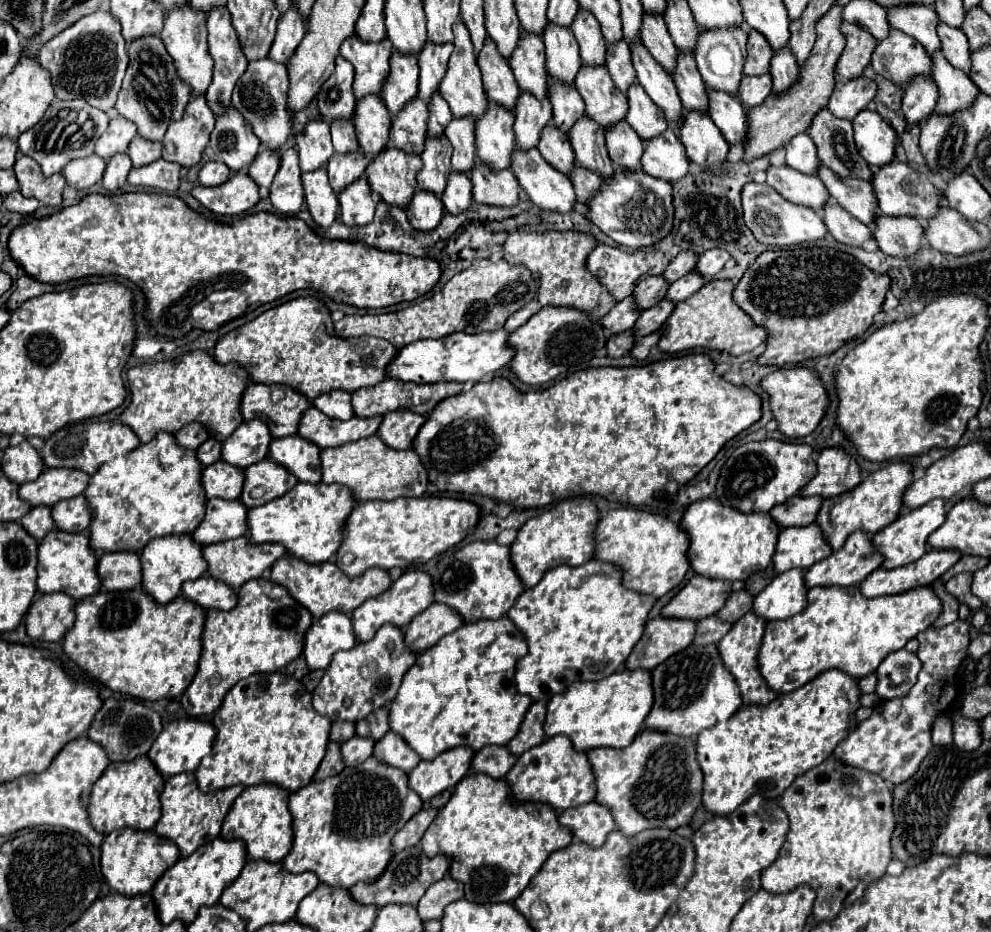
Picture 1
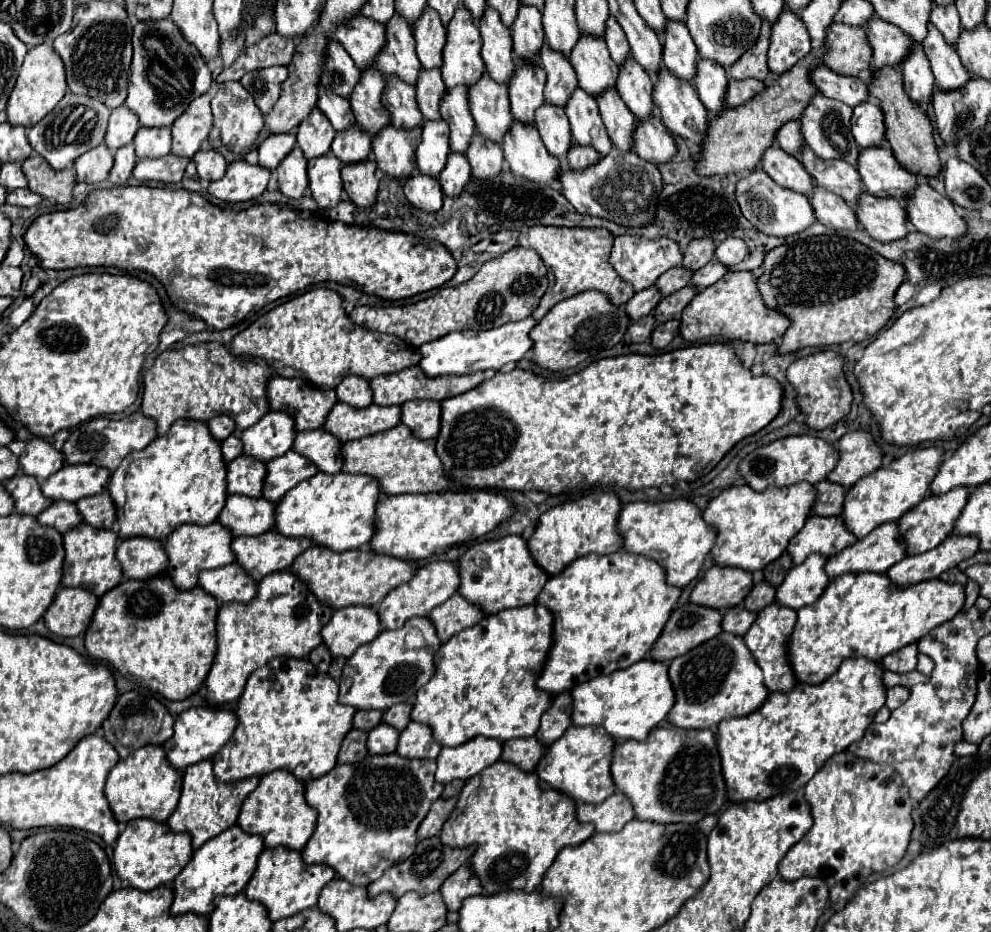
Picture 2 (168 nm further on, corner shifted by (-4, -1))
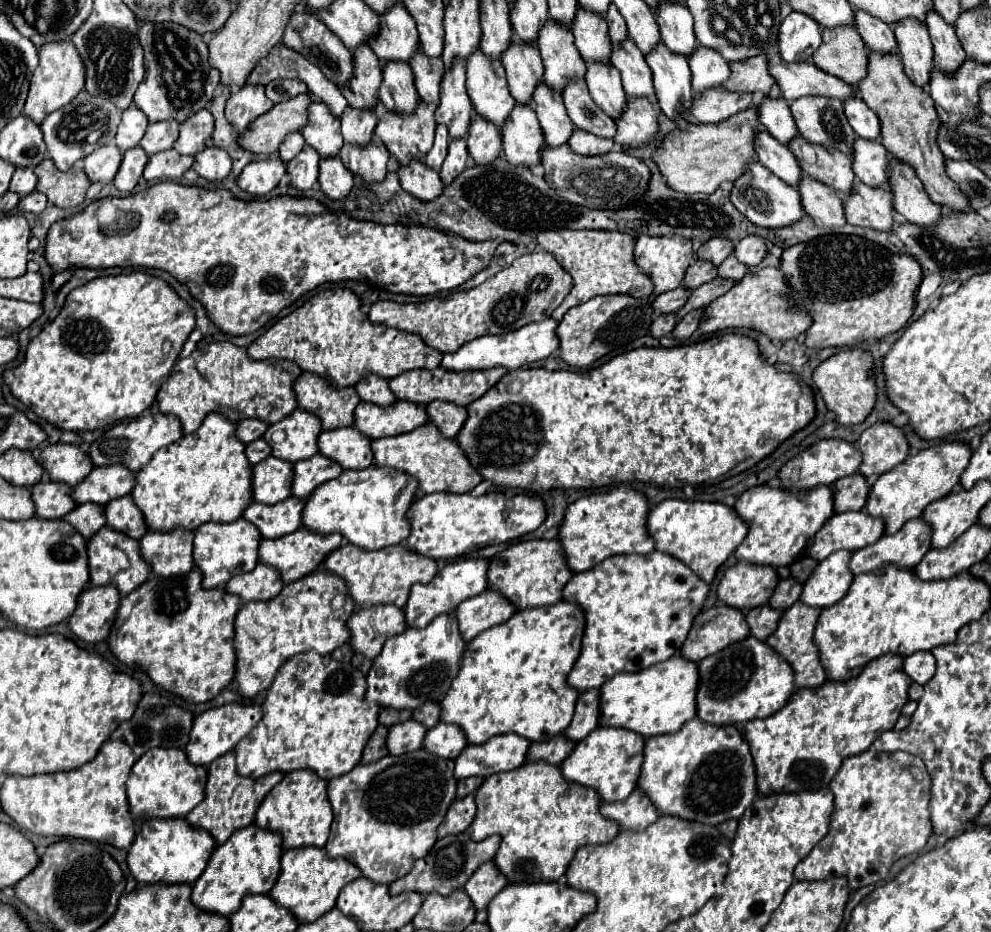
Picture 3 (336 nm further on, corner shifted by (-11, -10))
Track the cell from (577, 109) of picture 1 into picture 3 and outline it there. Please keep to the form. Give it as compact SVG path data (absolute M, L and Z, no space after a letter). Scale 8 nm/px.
M548 18L548 24L540 30L538 50L544 62L544 82L556 92L564 92L566 84L572 80L584 80L586 64L574 46L574 36L570 30L560 28Z

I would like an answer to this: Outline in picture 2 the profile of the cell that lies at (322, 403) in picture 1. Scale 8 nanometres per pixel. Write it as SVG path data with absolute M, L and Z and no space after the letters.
M345 377L341 385L337 385L337 397L343 403L349 403L353 407L369 407L373 403L373 393L369 387L369 379L365 377Z

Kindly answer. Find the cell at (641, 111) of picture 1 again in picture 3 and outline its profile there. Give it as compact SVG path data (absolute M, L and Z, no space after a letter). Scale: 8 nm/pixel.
M626 40L624 44L620 44L620 48L612 46L610 60L620 70L622 86L630 100L654 94L652 72L646 64L646 58L642 56L642 52L636 48L636 44L632 40Z

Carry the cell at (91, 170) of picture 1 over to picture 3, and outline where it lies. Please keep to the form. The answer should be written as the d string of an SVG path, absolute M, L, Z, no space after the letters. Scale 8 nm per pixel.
M110 144L110 146L98 148L90 156L86 156L82 160L82 168L84 168L86 176L90 178L90 182L110 184L120 168L120 162L122 162L122 152L114 144Z

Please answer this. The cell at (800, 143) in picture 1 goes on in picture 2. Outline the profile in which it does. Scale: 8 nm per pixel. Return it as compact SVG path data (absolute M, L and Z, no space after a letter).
M787 121L785 125L781 125L781 127L777 129L777 137L775 137L775 141L779 143L781 149L785 149L787 153L795 155L795 153L803 147L799 121Z

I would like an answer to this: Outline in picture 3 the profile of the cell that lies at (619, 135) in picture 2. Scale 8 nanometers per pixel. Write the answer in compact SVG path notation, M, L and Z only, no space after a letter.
M588 64L586 84L594 102L608 116L618 120L626 108L626 92L620 82L620 72L612 64Z

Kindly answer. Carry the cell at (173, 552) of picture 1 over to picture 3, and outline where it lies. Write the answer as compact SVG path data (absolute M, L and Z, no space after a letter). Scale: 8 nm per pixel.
M238 518L232 524L202 524L194 532L194 564L202 572L202 588L218 588L232 576L250 572L258 564L258 542L260 532L250 522Z

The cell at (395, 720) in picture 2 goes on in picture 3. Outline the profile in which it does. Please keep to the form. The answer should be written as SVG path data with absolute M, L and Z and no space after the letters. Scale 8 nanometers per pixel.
M428 702L420 708L416 708L416 712L412 712L412 720L424 724L426 728L432 728L438 724L438 716L440 716L440 706L436 702Z

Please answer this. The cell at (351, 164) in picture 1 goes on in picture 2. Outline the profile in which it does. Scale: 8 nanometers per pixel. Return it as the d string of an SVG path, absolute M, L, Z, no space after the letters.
M351 125L343 131L337 131L331 151L341 163L357 163L369 157L371 153L371 133L361 131L361 127Z

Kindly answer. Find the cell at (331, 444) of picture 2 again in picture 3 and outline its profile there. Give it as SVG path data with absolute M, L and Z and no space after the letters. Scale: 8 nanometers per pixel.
M352 428L322 432L318 436L318 450L322 456L340 464L342 470L362 470L372 466L370 438Z

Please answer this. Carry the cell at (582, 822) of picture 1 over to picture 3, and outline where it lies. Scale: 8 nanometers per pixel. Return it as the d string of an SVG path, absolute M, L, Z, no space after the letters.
M634 790L626 800L622 802L612 802L612 804L602 804L600 814L608 820L618 822L622 830L644 830L650 826L660 814L658 810L650 804L648 798L640 790Z

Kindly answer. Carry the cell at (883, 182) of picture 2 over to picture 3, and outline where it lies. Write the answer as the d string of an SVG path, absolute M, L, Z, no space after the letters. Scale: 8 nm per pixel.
M856 138L854 154L852 154L854 174L860 182L872 188L890 188L888 176L888 150L878 144L878 140L862 140Z

